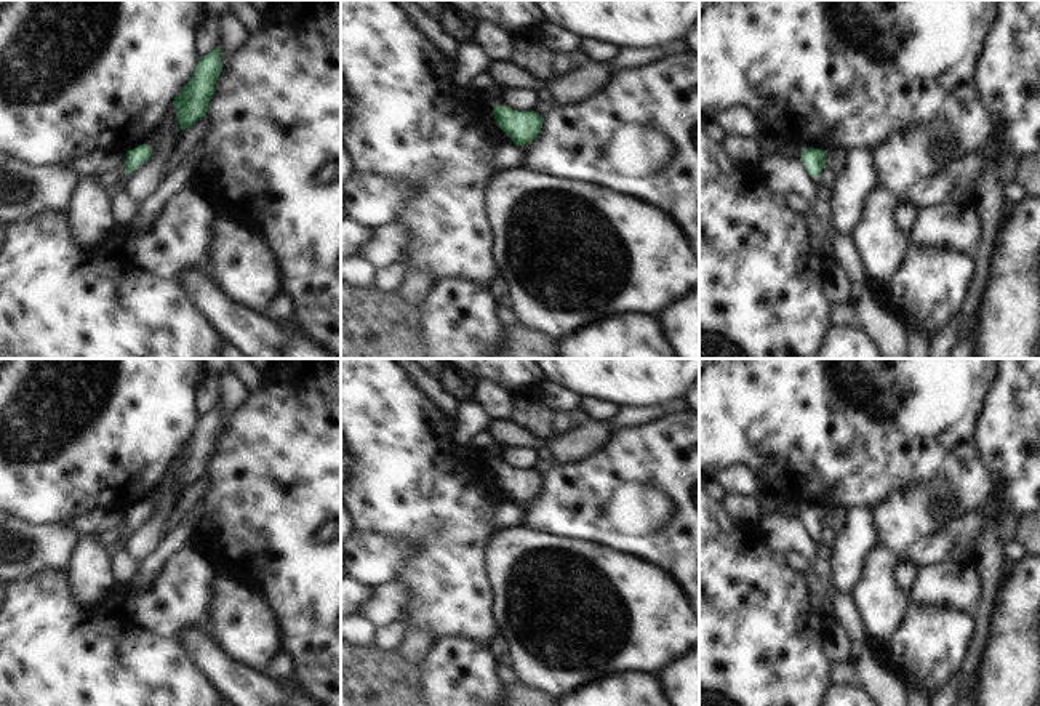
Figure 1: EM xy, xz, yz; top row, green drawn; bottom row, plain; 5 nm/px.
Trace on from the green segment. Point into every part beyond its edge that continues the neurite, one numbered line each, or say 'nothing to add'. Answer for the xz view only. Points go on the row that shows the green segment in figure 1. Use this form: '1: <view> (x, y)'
nothing to add

